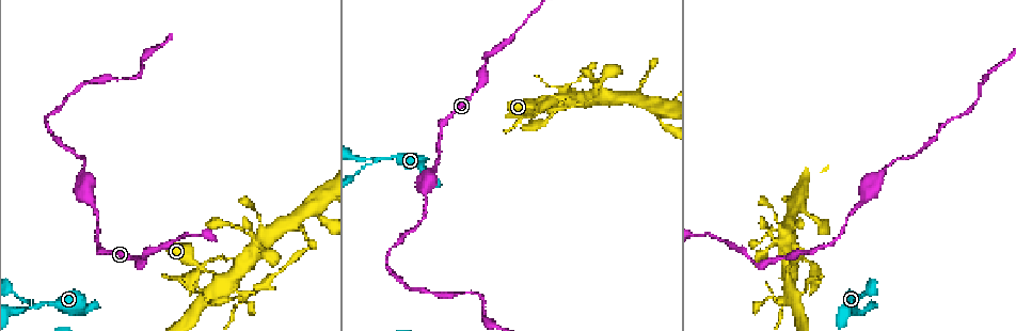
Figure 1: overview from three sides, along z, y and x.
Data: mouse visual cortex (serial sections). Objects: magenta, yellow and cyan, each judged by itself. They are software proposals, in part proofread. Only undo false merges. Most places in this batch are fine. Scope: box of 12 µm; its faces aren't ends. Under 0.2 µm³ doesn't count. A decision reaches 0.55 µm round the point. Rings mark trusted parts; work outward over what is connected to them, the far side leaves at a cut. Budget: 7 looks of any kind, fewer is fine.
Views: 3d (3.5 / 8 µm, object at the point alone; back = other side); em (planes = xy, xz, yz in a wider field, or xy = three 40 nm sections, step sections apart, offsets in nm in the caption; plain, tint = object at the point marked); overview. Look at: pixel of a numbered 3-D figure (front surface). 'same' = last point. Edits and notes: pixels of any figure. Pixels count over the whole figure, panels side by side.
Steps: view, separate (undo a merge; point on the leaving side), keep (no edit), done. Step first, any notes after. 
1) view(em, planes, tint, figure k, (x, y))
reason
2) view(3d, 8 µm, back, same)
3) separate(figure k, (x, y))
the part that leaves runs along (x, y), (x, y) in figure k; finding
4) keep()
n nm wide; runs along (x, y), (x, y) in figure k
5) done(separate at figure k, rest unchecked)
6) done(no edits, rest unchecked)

view(3d, 3.5 µm, figure 1, (492, 54))
sudden change in width

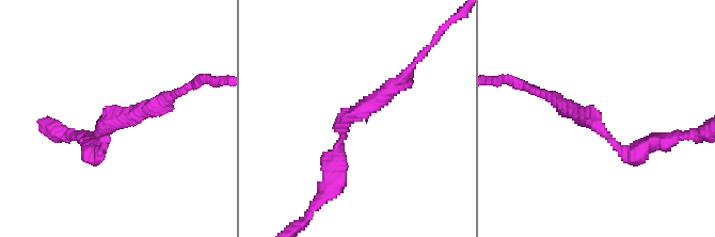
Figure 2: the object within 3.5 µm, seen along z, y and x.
view(em, xy, step 1, tint, figure 2, (116, 120))
arms of 250, 250 nm; now the EM

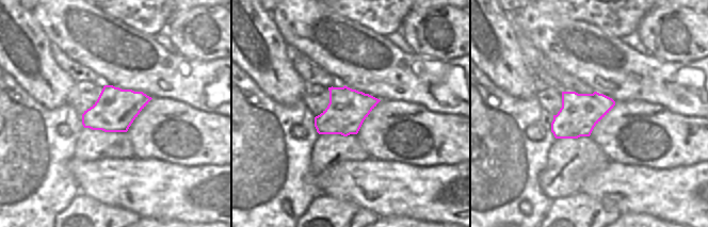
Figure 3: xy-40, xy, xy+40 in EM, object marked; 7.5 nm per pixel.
keep()
300 nm wide; runs along (334, 163), (344, 120), (406, 74) in figure 2; all the same cell

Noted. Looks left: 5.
view(3d, 8 µm, figure 1, (221, 281))
side arm on a straight run

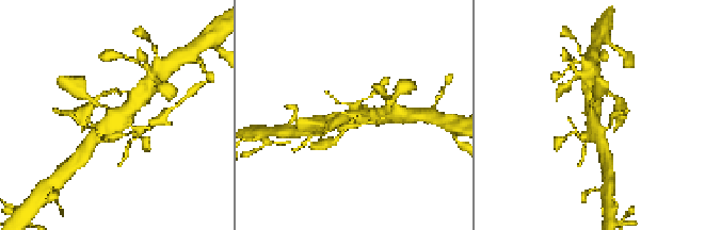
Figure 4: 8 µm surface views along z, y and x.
view(em, xy, step 2, tint, figure 4, (115, 115))

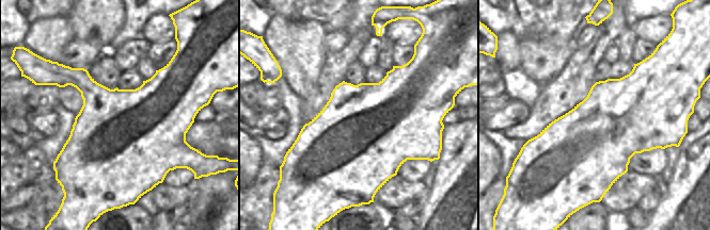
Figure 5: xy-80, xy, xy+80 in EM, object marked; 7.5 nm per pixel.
keep()
750 nm wide; runs along (91, 99), (121, 116), (140, 96) in figure 4; continuous, no second cell

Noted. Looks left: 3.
view(3d, 3.5 µm, figure 1, (803, 210))
abrupt turn

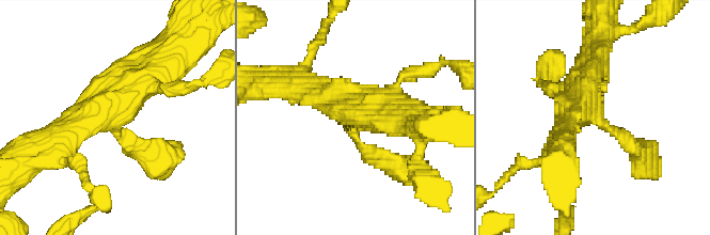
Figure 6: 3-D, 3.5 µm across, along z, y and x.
view(em, xy, step 2, tint, figure 6, (601, 121))
4 arms; arms of 200, 250, 350, 450 nm

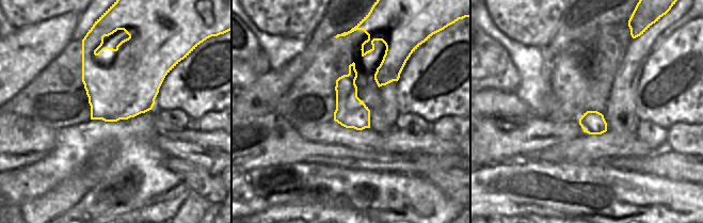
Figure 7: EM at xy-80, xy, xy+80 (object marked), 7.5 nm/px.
view(em, xy, step 3, tint, same)

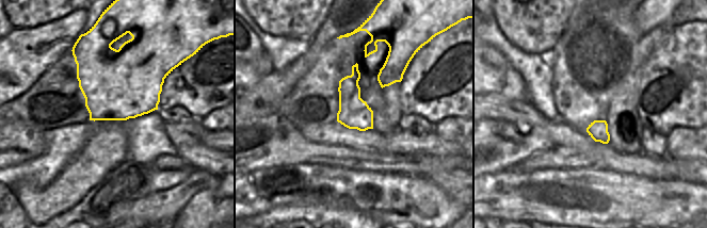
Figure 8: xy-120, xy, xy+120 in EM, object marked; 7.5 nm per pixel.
keep()
runs along (54, 143), (121, 100), (167, 58) in figure 6; continuous, no second cell

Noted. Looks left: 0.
done(no edits, rest unchecked)

